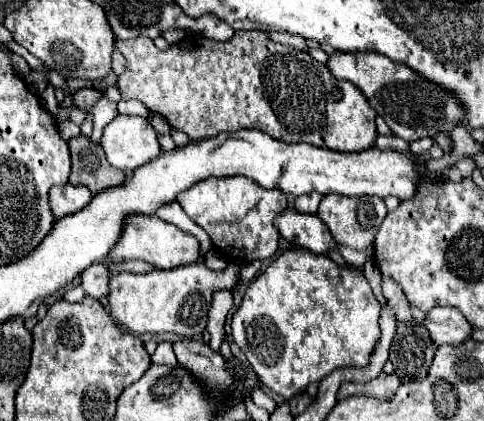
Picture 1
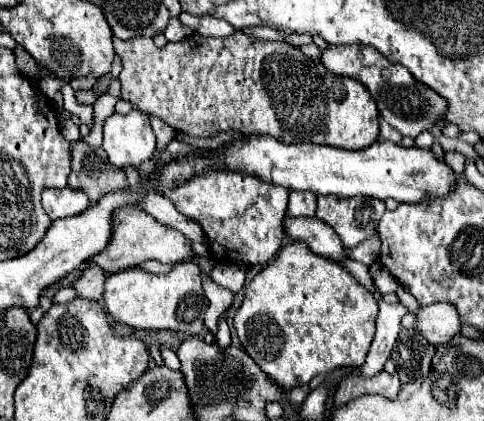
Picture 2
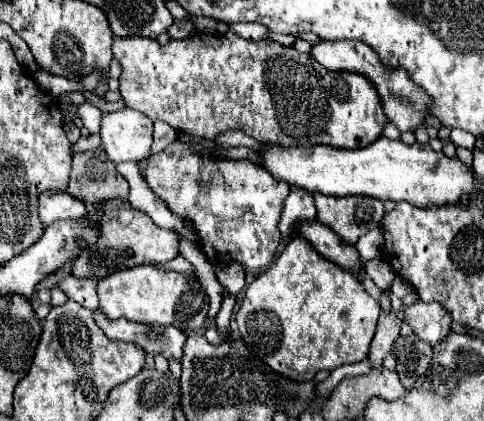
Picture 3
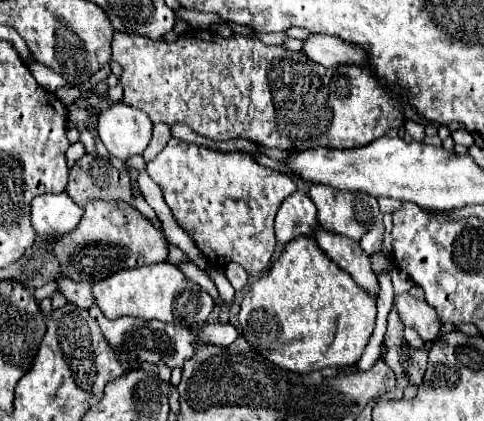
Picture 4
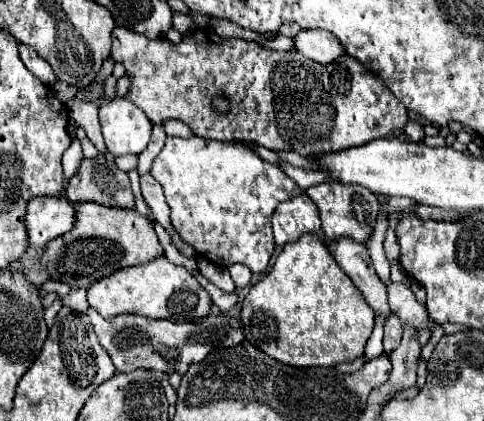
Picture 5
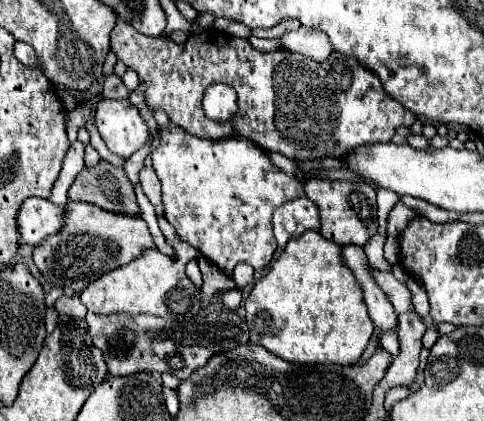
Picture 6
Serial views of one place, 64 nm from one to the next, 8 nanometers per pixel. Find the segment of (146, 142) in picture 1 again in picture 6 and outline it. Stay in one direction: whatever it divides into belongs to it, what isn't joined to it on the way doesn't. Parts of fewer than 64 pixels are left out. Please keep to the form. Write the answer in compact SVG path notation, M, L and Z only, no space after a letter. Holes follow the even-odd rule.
M100 100L96 126L110 152L130 158L148 142L148 126L130 100Z

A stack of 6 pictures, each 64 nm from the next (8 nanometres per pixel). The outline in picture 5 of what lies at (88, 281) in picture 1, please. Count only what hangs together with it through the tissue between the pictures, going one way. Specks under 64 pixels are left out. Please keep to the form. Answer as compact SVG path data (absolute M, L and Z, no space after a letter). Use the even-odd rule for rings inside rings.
M70 288L70 294L66 298L62 298L62 302L64 302L64 306L70 306L72 310L78 310L78 312L88 310L88 298L86 298L84 288Z

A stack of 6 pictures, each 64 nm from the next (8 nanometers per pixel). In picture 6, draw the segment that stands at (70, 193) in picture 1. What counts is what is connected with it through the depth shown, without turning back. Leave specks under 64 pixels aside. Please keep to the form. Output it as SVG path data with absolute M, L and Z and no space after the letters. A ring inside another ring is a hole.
M28 198L20 206L20 242L38 246L44 238L60 232L64 228L66 208L54 204L46 198Z

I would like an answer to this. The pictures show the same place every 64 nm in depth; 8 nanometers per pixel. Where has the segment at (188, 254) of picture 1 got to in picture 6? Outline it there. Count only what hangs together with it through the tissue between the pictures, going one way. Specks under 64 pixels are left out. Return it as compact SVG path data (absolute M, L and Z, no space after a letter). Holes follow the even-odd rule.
M68 202L66 226L34 250L34 264L50 286L70 286L74 292L82 292L92 280L140 258L148 248L156 248L156 244L140 216L116 214L84 202Z

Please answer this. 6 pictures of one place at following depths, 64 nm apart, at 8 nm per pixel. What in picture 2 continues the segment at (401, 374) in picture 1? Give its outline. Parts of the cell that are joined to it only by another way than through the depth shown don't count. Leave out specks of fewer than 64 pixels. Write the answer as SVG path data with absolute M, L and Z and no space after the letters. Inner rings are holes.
M402 328L392 348L392 362L402 384L428 376L436 348L416 328Z

